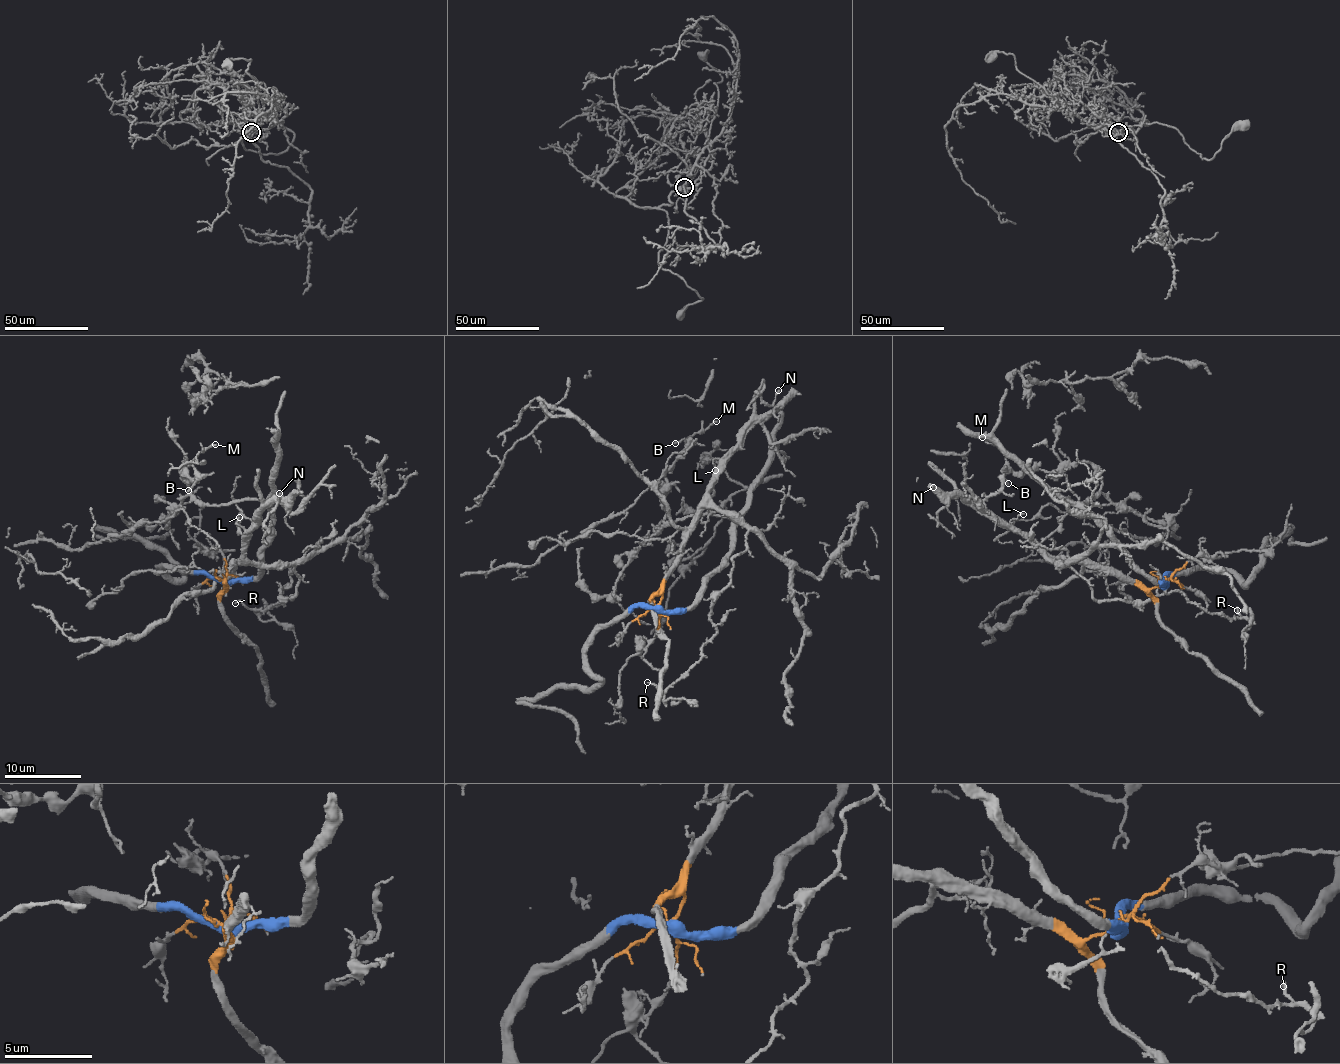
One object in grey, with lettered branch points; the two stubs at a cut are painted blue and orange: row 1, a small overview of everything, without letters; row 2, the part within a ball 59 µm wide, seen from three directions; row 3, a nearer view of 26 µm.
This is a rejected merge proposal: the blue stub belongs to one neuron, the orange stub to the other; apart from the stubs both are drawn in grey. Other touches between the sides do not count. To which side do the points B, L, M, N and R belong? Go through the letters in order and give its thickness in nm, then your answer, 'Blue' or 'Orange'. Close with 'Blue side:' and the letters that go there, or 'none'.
B: Thickness 160 nm. Blue
L: Thickness 120 nm. Orange
M: Thickness 150 nm. Blue
N: Thickness 120 nm. Orange
R: Thickness 130 nm. Orange
Blue side: B, M

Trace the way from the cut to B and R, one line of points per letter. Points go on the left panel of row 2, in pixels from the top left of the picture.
B: (222, 579), (257, 576), (269, 510), (259, 499), (198, 502), (186, 465), (182, 476), (197, 479), (187, 491)
R: (222, 579), (225, 586), (237, 562), (293, 565), (293, 598), (281, 593), (289, 584), (265, 611), (234, 602)

